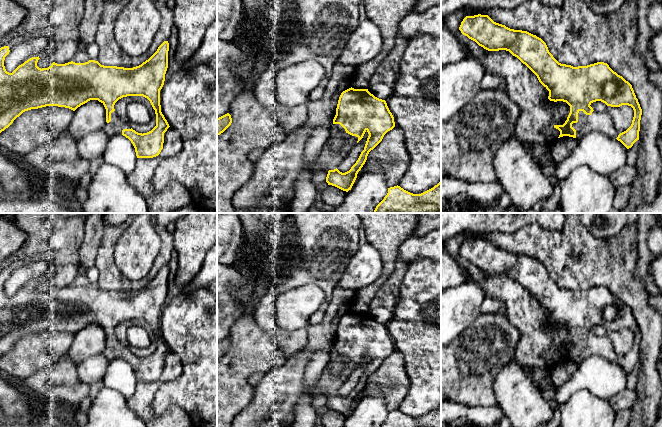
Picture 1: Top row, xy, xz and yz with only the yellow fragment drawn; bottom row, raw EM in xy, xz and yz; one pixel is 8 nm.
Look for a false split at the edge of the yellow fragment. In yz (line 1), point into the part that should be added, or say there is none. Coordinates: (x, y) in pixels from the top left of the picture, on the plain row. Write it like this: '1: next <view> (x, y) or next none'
1: next yz (601, 346)

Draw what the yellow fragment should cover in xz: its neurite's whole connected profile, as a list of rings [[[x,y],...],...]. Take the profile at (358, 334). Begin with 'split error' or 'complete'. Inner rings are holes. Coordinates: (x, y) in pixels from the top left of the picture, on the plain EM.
split error | [[[351,311],[343,315],[338,324],[330,361],[344,360],[345,364],[338,374],[334,374],[328,365],[314,387],[315,392],[327,392],[328,409],[348,416],[365,388],[369,376],[394,351],[394,341],[385,324],[375,321],[368,313]],[[366,355],[369,360],[358,384],[349,395],[340,396],[337,391],[351,372],[363,362]]]

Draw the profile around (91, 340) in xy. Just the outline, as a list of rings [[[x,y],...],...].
[[[90,324],[74,335],[74,340],[67,356],[79,364],[85,359],[102,354],[106,347],[106,333],[98,324]]]

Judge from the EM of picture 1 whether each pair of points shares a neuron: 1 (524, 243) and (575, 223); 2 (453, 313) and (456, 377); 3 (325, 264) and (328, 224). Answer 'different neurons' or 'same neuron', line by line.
1: same neuron
2: different neurons
3: same neuron

